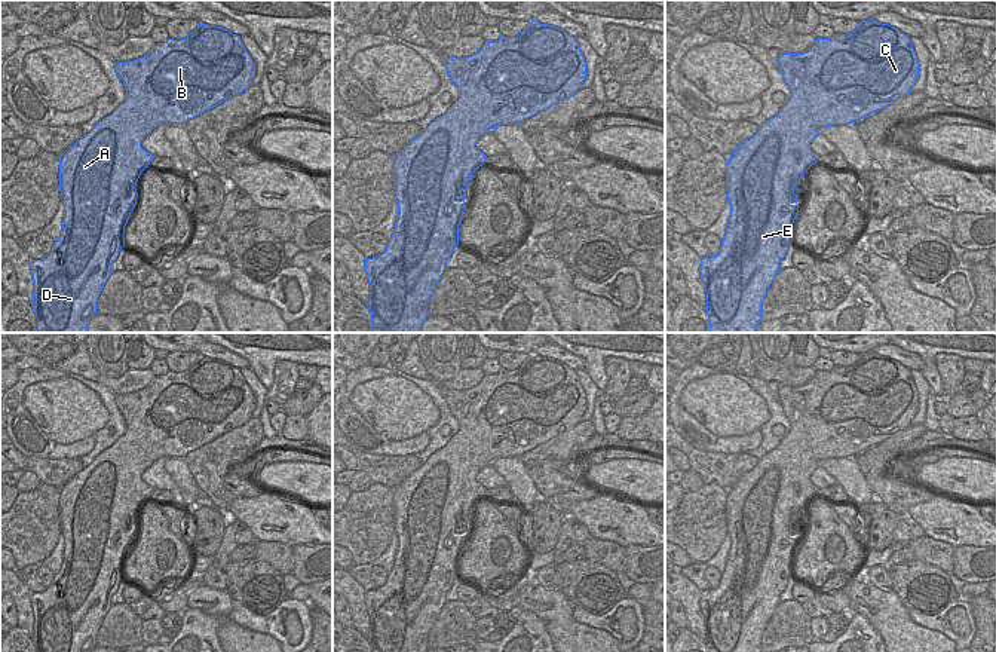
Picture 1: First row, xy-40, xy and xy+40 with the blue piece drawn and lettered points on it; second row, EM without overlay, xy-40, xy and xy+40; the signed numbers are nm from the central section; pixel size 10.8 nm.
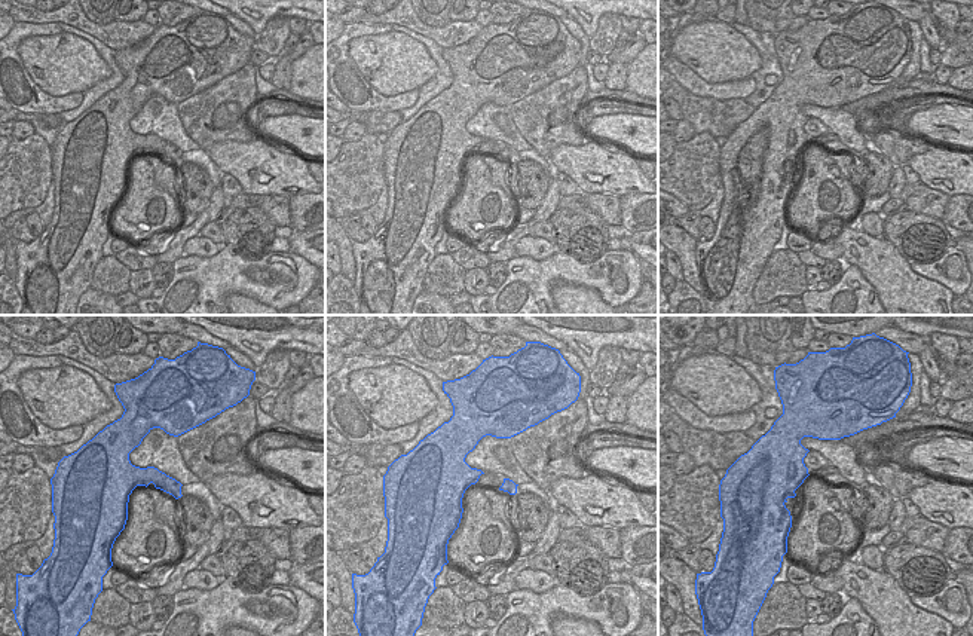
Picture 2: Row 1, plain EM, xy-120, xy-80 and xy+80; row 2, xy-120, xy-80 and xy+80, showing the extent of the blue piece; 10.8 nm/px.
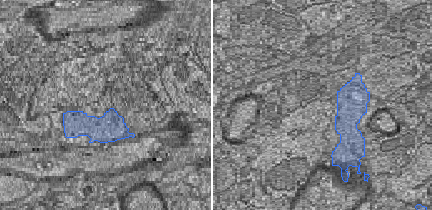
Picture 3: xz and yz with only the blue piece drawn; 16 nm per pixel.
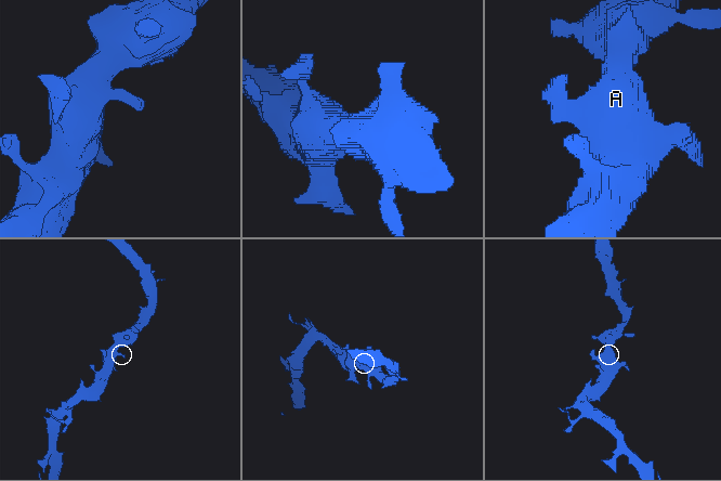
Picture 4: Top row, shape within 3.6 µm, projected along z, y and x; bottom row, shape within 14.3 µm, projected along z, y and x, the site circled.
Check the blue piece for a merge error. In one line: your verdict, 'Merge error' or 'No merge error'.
No merge error.

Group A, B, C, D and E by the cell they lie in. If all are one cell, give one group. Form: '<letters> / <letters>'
A B C D E

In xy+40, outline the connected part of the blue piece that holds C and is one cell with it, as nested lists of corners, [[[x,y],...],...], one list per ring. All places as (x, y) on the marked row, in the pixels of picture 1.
[[[874,19],[862,21],[854,33],[816,39],[803,53],[779,52],[778,65],[791,97],[775,117],[730,154],[726,165],[730,203],[726,235],[717,255],[701,258],[710,333],[756,333],[761,303],[793,242],[793,223],[799,212],[794,192],[802,192],[796,184],[816,163],[810,143],[818,129],[855,123],[888,107],[908,95],[919,77],[910,37]]]

